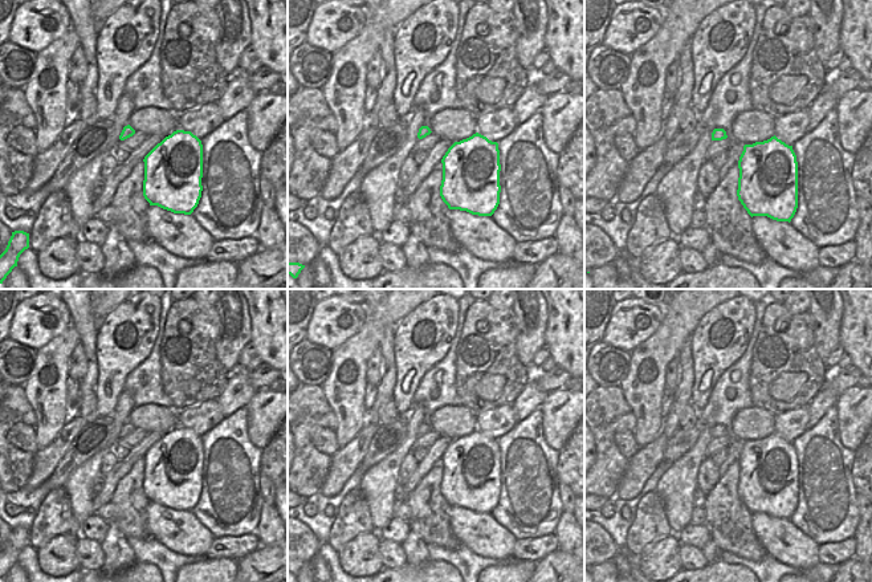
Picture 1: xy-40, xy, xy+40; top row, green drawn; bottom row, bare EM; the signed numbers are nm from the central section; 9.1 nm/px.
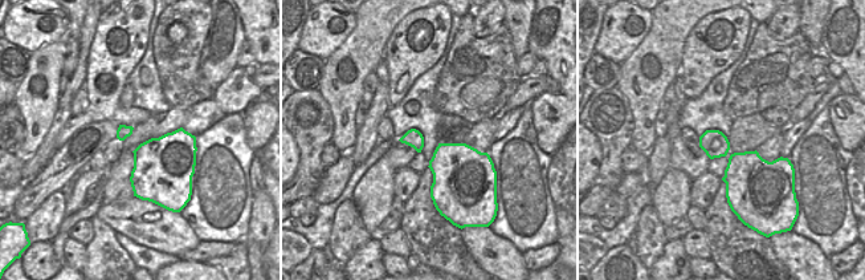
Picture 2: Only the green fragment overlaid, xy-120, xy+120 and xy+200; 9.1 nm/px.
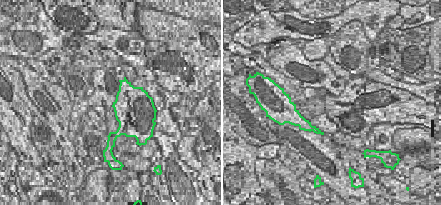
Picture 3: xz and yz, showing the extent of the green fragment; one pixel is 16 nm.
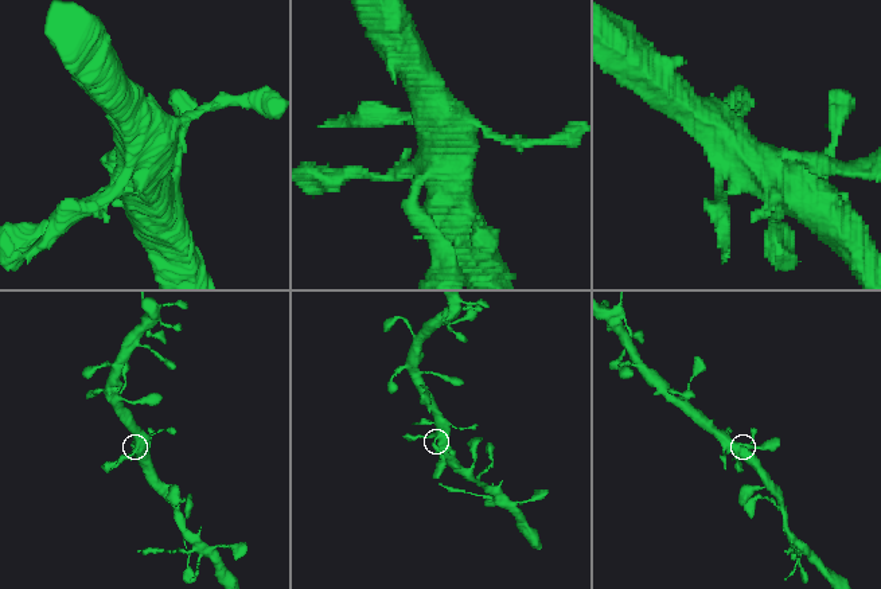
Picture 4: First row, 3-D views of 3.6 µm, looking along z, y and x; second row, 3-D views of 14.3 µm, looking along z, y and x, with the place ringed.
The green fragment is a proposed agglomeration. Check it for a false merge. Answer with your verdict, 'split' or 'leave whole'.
leave whole

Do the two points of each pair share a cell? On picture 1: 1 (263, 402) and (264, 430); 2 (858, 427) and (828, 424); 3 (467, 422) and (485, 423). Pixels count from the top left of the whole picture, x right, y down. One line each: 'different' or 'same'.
1: same
2: different
3: different

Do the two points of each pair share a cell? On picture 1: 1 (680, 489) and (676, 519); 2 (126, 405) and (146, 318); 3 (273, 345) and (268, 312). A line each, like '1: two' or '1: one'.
1: one
2: two
3: one

